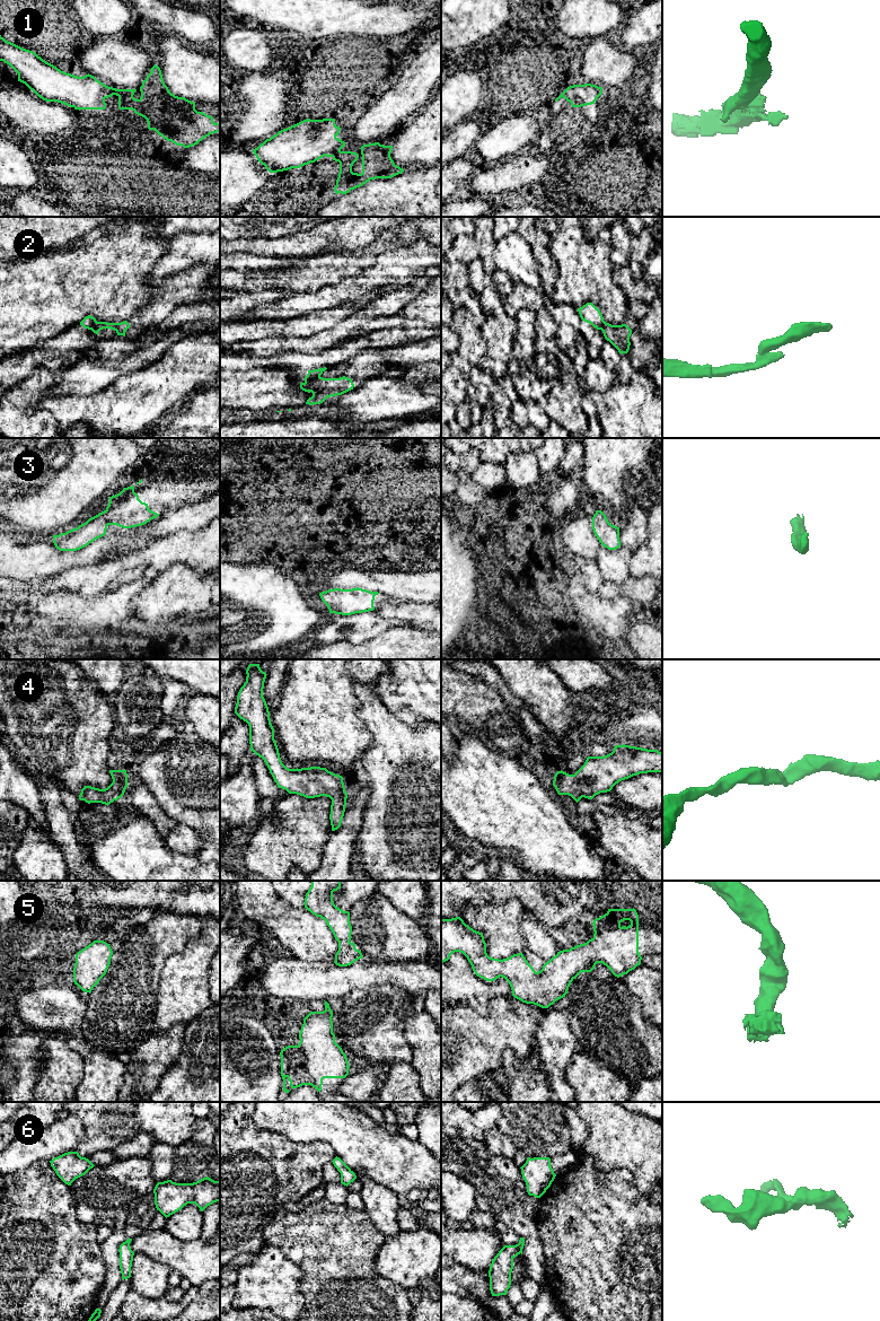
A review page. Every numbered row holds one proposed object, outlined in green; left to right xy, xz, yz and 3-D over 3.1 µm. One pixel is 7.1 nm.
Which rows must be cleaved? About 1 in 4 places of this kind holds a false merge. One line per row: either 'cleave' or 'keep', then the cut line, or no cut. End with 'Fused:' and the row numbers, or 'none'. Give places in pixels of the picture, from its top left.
1: keep; no cut
2: cleave; cut in xz along (319, 376), (305, 383)
3: keep; no cut
4: keep; no cut
5: keep; no cut
6: keep; no cut
Fused: 2

